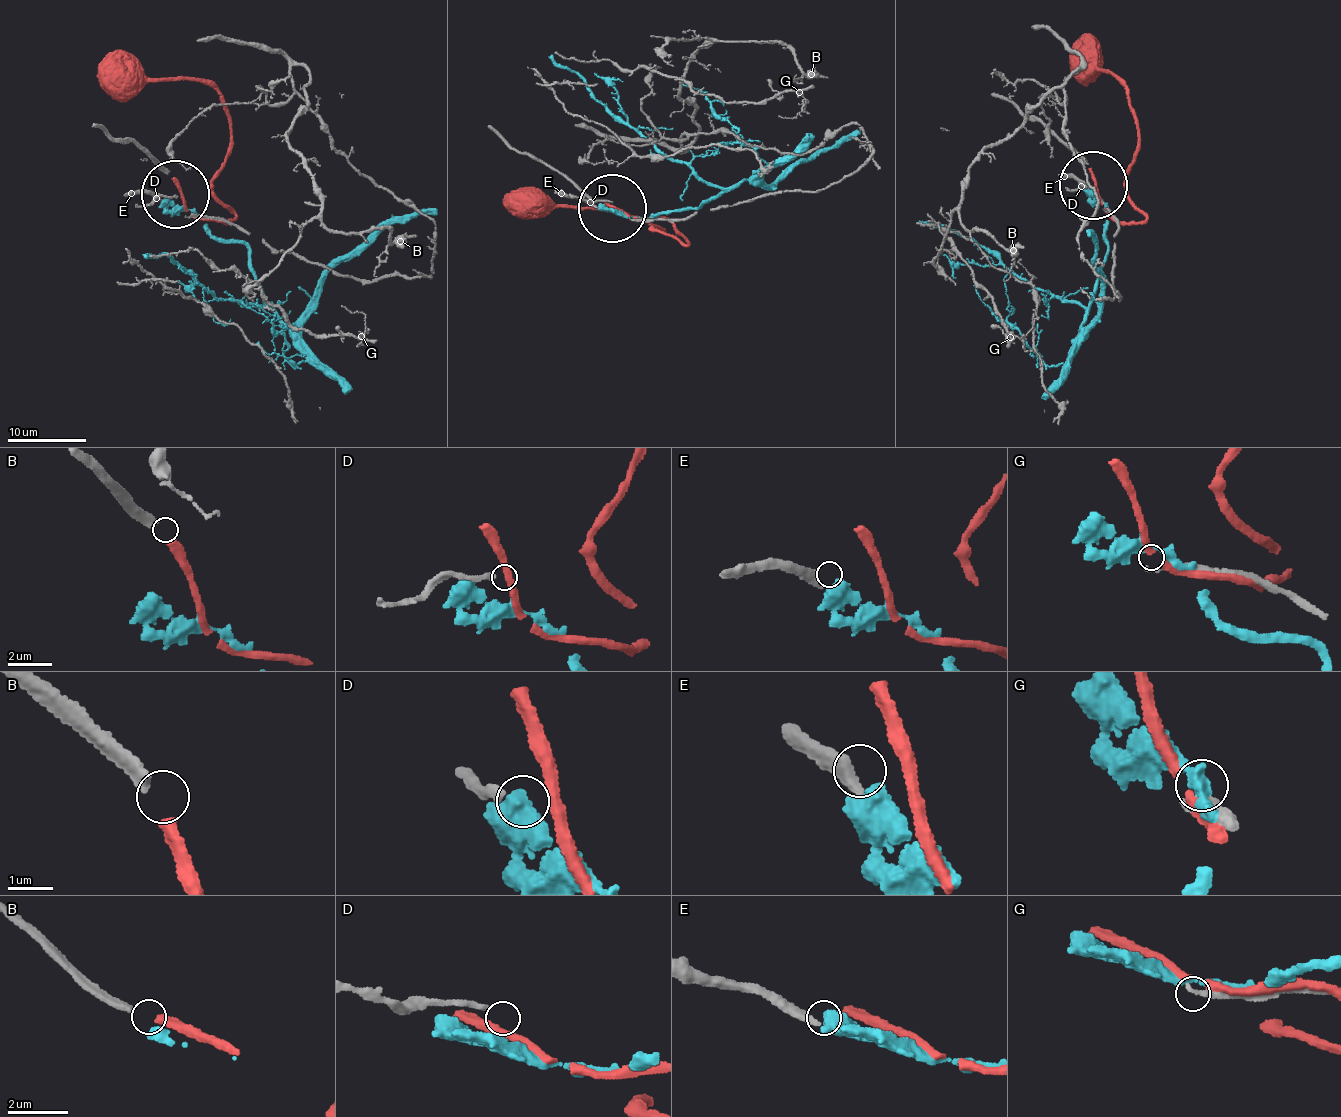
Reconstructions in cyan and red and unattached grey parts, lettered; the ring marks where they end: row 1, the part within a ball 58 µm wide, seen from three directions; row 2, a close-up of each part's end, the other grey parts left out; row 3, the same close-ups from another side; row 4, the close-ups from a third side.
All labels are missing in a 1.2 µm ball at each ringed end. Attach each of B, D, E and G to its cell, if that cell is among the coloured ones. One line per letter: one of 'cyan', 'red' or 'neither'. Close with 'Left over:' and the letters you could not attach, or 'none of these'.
B: red
D: neither
E: cyan
G: neither
Left over: D, G

